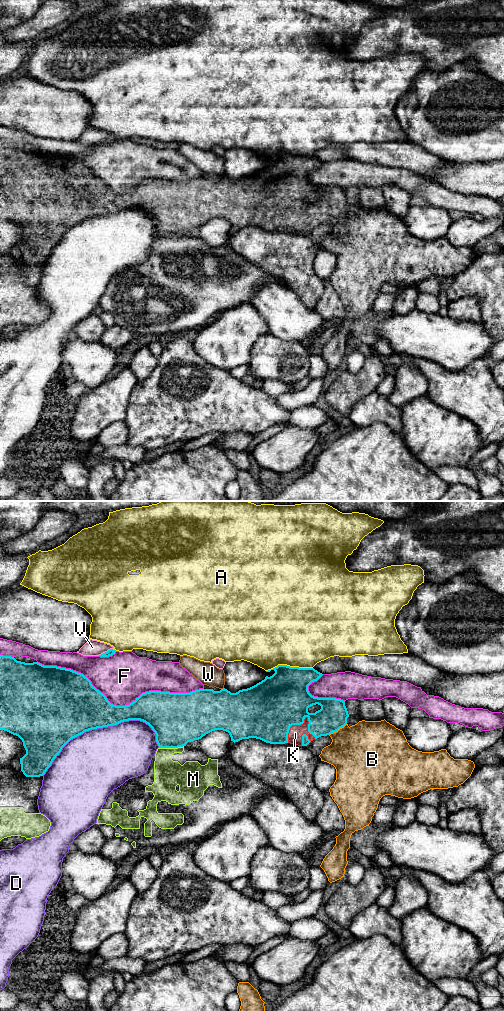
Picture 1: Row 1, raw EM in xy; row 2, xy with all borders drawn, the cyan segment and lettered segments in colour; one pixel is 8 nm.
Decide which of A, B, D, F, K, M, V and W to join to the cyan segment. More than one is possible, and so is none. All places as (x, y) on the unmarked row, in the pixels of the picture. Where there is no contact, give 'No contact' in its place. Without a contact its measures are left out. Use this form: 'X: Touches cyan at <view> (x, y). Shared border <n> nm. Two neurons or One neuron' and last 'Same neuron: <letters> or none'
A: Touches cyan at xy (289, 154). Shared border 380 nm. Two neurons
B: Touches cyan at xy (337, 218). Shared border 170 nm. Two neurons
D: Touches cyan at xy (96, 216). Shared border 950 nm. Two neurons
F: Touches cyan at xy (119, 194). Shared border 1350 nm. Two neurons
K: Touches cyan at xy (292, 212). Shared border 280 nm. One neuron
M: Touches cyan at xy (171, 235). Shared border 200 nm. Two neurons
V: Touches cyan at xy (107, 139). Shared border 140 nm. Two neurons
W: Touches cyan at xy (223, 176). Shared border 30 nm. Two neurons
Same neuron: K

